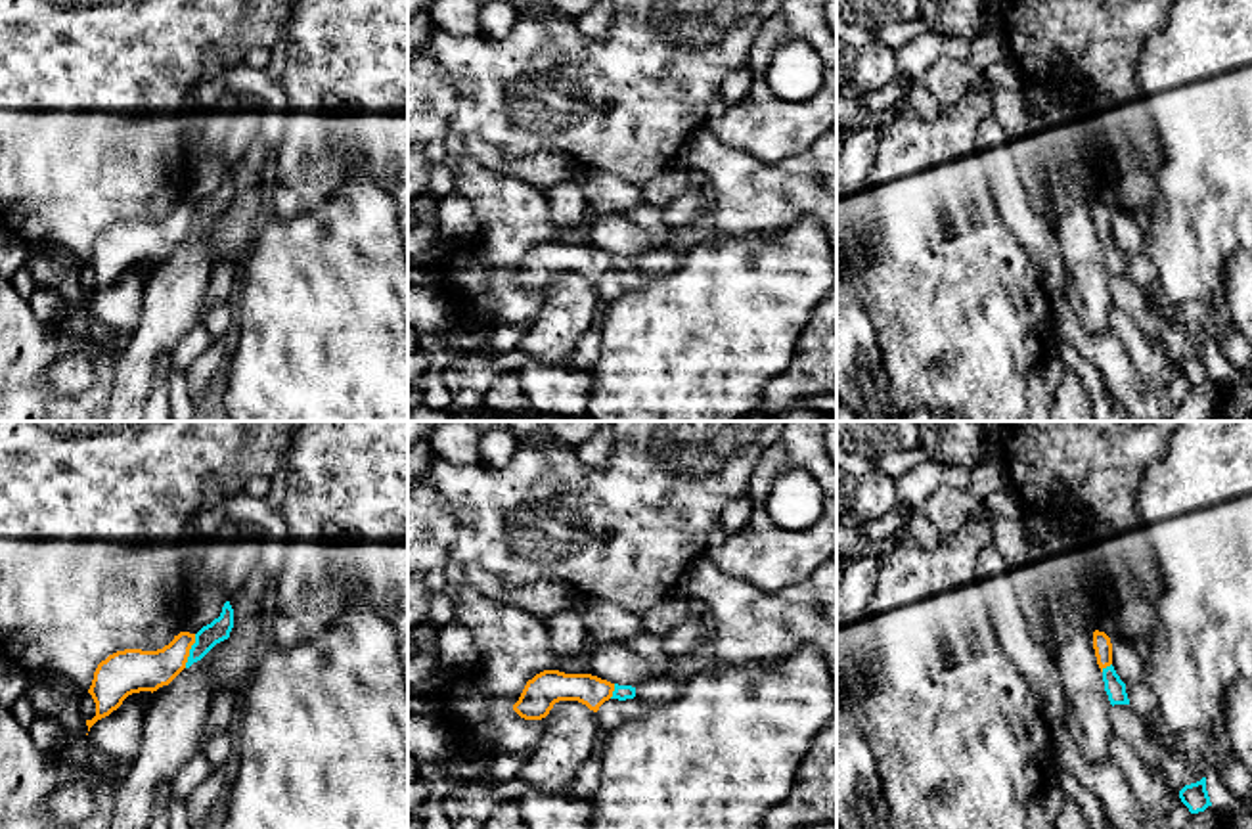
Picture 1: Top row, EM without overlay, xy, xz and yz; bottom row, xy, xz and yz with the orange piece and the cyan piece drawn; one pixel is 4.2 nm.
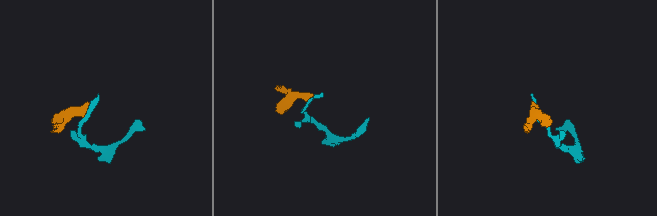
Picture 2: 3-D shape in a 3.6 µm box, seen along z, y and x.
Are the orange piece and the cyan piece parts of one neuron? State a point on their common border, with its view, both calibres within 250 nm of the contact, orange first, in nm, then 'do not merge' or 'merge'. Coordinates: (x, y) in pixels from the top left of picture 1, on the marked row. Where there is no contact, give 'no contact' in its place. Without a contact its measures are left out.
contact xy (188, 651); calibres 190 and 90 nm; merge

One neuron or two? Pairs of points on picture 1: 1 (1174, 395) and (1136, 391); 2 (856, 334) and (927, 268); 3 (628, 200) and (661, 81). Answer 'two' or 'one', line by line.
1: one
2: two
3: two

